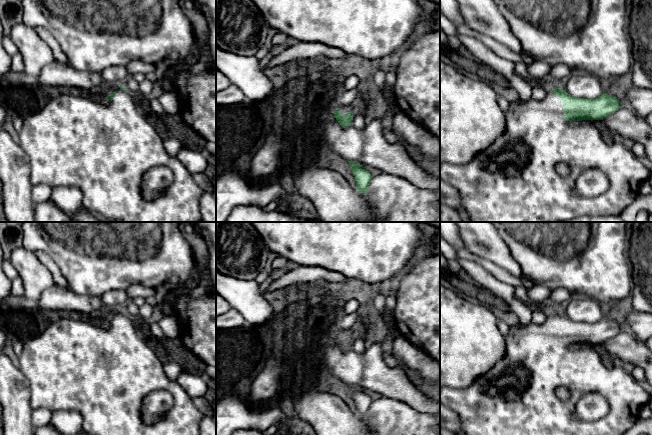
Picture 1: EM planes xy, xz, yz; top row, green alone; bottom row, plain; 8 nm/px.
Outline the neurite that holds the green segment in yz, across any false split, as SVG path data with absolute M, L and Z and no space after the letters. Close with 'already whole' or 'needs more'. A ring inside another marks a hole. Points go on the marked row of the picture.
M560 88L549 89L547 95L542 100L533 100L530 98L524 101L518 98L510 101L509 108L505 112L505 132L499 136L489 148L481 151L466 164L440 163L440 178L459 192L462 198L463 208L468 214L469 222L566 222L567 220L581 216L598 217L620 215L636 198L642 181L649 179L651 167L646 161L639 160L633 154L631 148L625 143L613 140L608 144L599 128L593 123L594 120L603 120L620 108L622 108L621 102L612 95L603 93L596 99L575 98ZM560 163L565 163L569 166L570 173L567 176L561 176L557 173L556 167ZM589 169L597 169L603 172L609 180L609 187L604 193L595 197L578 197L574 191L576 180L583 171Z; needs more

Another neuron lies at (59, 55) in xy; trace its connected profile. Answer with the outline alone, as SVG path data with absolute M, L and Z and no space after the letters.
M37 27L35 28L38 35L48 44L48 46L51 48L54 58L66 65L70 65L69 60L67 56L62 51L59 43L57 40L53 37L53 35L45 28L43 27Z

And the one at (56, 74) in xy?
M55 59L44 66L39 77L28 82L28 85L30 87L34 85L59 88L76 87L88 93L89 91L99 91L105 82L101 72L78 70Z

